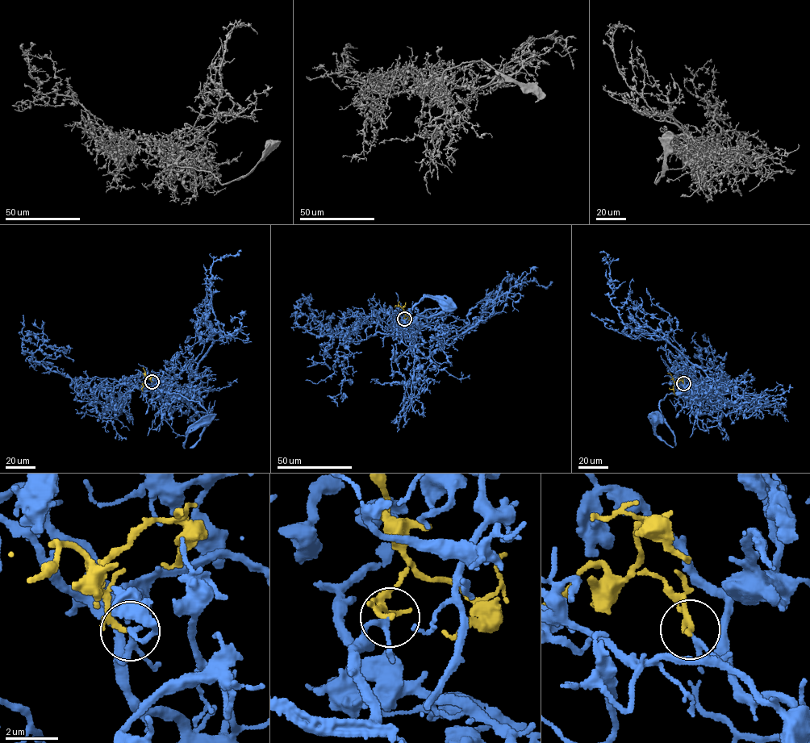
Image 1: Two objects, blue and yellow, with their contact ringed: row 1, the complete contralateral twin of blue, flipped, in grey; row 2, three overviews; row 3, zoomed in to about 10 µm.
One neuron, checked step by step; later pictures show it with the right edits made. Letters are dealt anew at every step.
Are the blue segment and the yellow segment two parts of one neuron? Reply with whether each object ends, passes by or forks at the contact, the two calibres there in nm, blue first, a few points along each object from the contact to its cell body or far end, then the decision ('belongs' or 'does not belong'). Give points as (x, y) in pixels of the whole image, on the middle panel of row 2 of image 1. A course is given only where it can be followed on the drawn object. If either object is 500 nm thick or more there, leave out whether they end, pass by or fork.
blue passes by; yellow passes by; calibres 160 and 140 nm; course blue (404, 318), (404, 324), (410, 324), (428, 309), (446, 306), (448, 309), (443, 311), (444, 303); course yellow (404, 319), (403, 309), (398, 306), (394, 306); belongs

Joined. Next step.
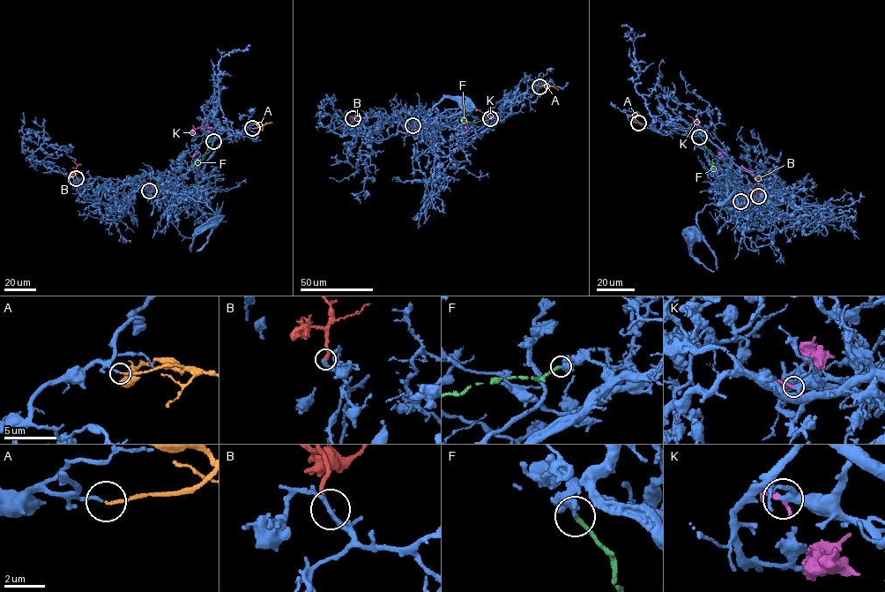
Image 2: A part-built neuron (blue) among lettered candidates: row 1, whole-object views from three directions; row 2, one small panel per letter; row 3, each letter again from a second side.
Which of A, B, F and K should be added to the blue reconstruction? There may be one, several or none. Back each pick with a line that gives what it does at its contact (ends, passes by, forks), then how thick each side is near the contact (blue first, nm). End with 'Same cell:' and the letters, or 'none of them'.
A: it ends; calibres 150 and 150 nm
B: it ends; calibres 240 and 240 nm
Same cell: A, B

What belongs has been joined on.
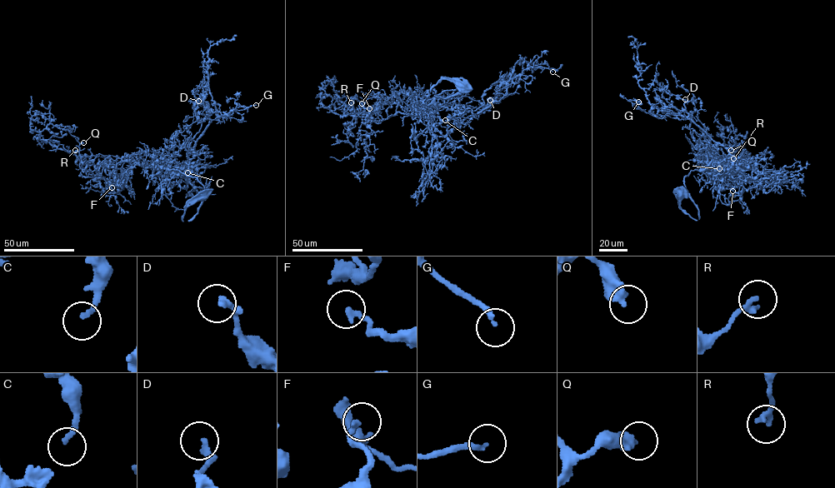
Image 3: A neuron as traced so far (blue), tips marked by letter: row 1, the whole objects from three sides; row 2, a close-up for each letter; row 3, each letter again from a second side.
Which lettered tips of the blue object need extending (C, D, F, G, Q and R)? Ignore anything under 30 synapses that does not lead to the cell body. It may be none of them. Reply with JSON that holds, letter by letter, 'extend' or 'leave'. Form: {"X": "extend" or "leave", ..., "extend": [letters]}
{"C": "extend", "D": "extend", "F": "extend", "G": "leave", "Q": "leave", "R": "leave", "extend": ["C", "D", "F"]}

